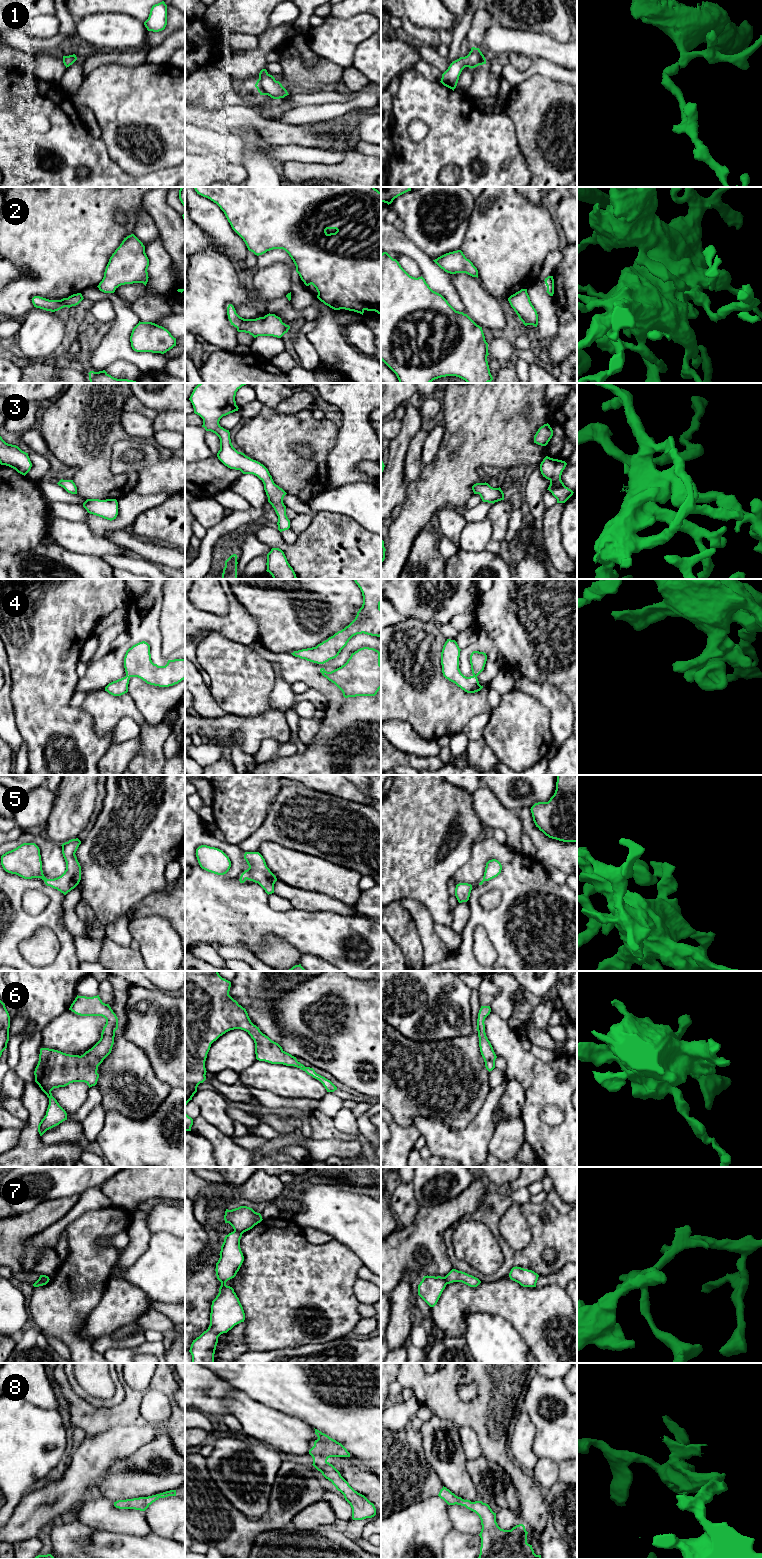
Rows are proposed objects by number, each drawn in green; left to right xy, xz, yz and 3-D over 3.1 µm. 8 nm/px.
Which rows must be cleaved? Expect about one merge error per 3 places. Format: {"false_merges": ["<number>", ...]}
{"false_merges": ["7"]}

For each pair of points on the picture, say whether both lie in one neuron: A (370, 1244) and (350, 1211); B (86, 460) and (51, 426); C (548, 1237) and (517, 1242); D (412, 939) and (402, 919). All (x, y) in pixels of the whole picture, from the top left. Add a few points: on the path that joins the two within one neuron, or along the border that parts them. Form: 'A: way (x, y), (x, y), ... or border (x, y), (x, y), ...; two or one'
A: way (370, 1236), (370, 1232), (357, 1219); one
B: way (77, 451), (60, 434); one
C: border (525, 1217), (531, 1239), (523, 1248), (514, 1250); two
D: way (407, 934), (402, 929), (402, 924); one

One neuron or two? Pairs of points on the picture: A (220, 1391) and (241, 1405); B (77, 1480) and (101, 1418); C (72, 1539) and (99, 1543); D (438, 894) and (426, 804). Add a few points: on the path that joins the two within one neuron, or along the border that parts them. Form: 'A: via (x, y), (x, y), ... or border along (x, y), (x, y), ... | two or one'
A: border along (234, 1388), (224, 1399), (227, 1412) | two
B: border along (116, 1426), (86, 1437) | two
C: border along (96, 1530), (82, 1548) | two
D: via (426, 872), (426, 826) | one

